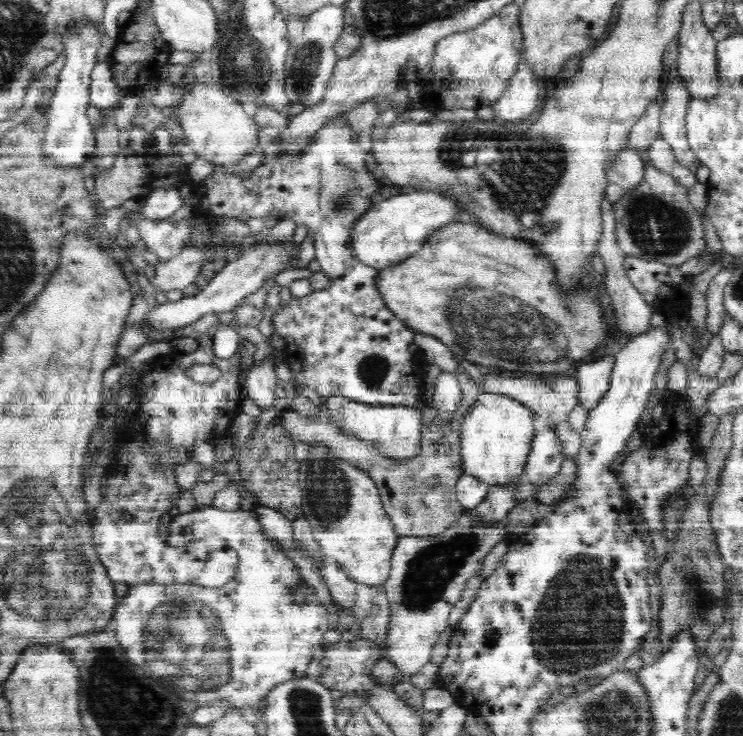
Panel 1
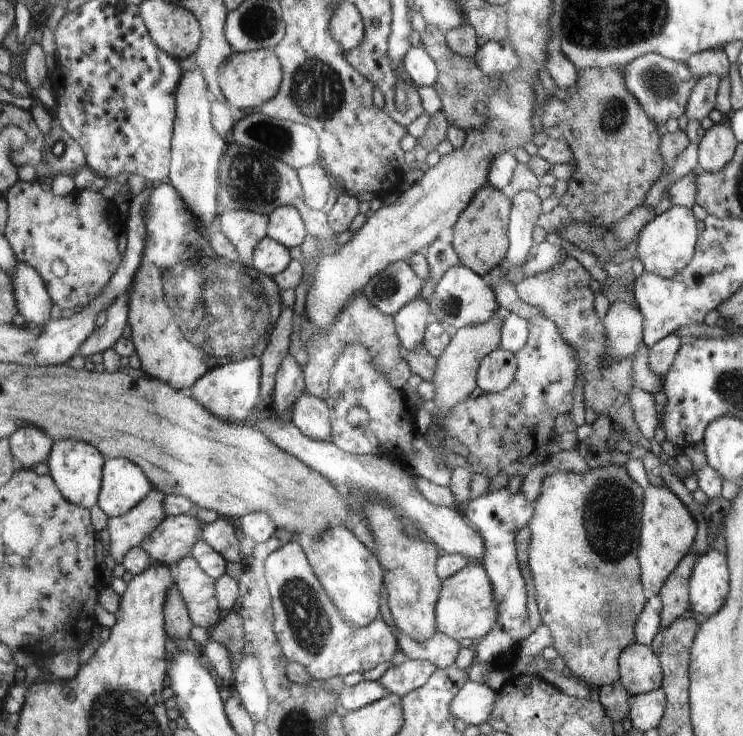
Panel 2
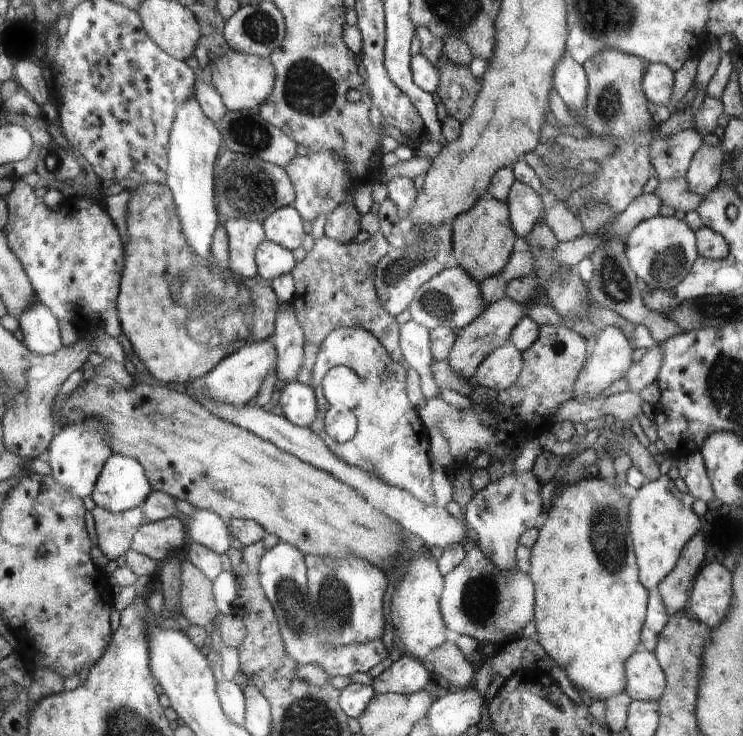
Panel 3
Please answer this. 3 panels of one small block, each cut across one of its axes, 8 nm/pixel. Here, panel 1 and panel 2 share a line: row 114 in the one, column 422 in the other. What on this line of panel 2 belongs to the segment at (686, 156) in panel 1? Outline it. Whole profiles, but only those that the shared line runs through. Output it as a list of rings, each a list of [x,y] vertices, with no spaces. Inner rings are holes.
[[[405,658],[401,664],[390,667],[377,680],[386,692],[402,698],[423,686],[434,674],[437,666],[428,661]]]

